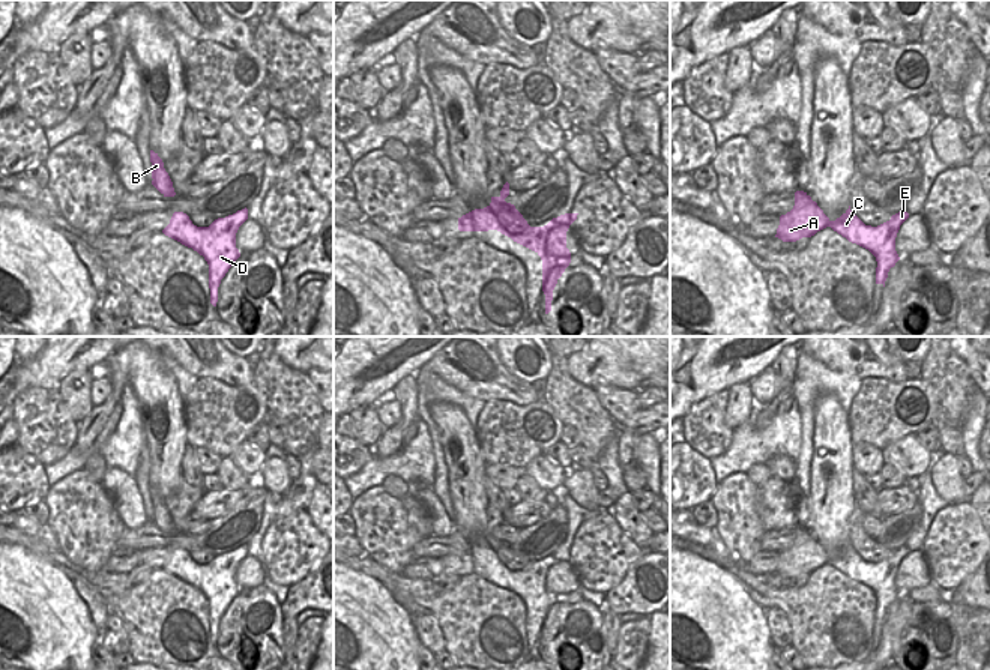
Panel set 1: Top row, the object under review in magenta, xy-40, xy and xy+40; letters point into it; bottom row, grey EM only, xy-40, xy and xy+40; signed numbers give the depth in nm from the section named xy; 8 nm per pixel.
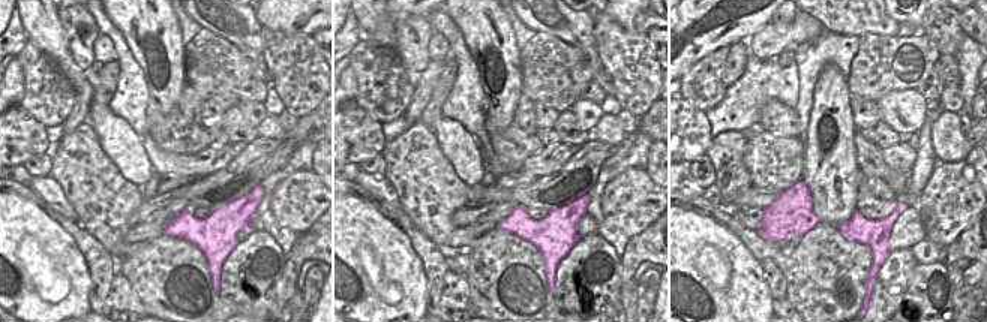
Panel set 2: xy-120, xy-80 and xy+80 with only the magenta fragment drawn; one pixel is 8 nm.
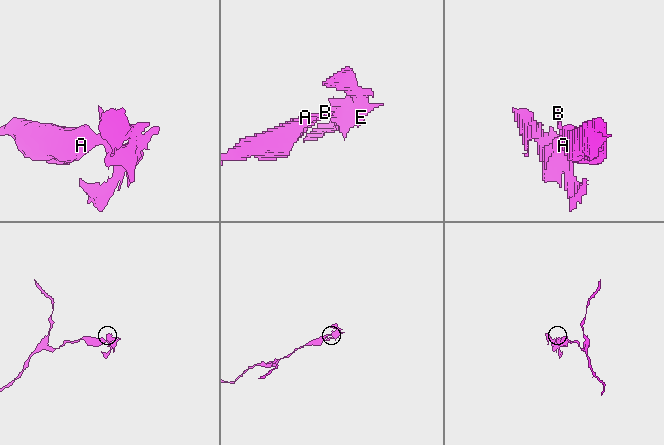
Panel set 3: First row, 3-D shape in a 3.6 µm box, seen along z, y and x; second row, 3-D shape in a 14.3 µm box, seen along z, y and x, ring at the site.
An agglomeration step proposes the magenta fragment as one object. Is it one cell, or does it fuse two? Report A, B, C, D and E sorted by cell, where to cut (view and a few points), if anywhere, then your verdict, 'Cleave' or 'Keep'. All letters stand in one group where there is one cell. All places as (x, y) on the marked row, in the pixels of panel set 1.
Groups: A B / C D E. Split along xy (514, 208), (507, 208), (499, 214), (494, 229). Cleave

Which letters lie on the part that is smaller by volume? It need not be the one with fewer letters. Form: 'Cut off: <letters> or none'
Cut off: C, D, E

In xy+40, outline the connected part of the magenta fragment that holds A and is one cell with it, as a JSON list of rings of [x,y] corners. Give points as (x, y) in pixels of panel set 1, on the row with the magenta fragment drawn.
[[[804,191],[795,192],[795,206],[790,212],[780,216],[780,225],[775,237],[783,242],[796,242],[802,237],[811,237],[817,231],[832,227],[831,221],[816,201]]]

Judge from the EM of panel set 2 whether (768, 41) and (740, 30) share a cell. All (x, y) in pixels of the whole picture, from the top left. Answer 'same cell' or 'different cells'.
different cells

